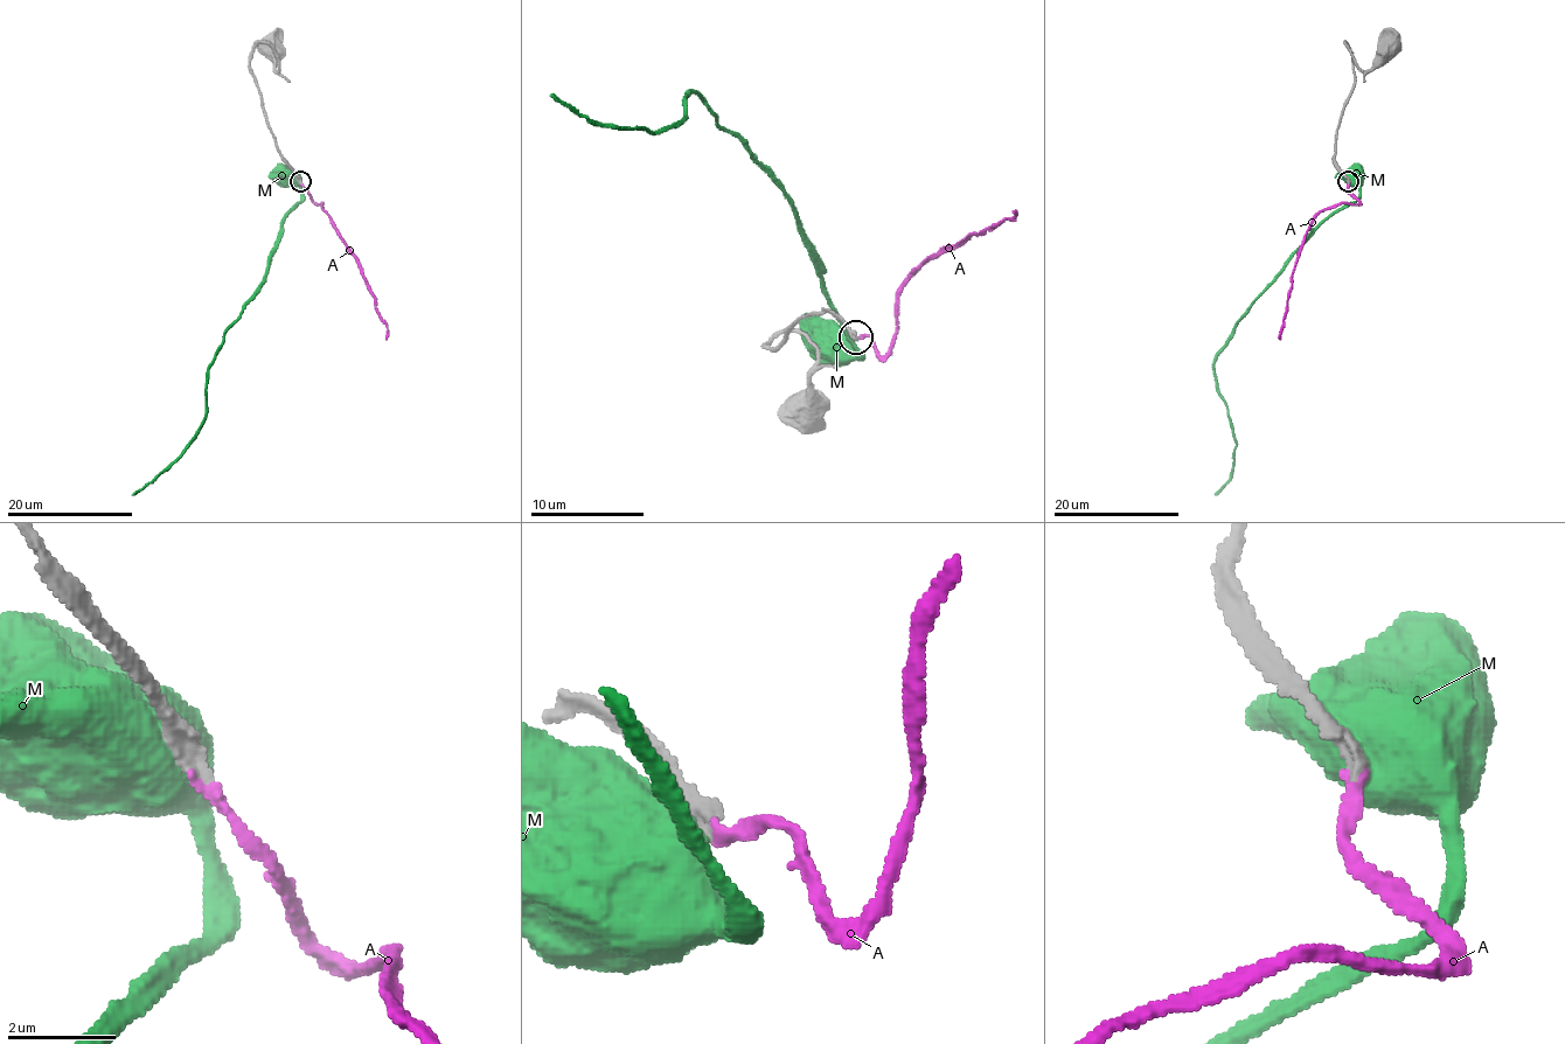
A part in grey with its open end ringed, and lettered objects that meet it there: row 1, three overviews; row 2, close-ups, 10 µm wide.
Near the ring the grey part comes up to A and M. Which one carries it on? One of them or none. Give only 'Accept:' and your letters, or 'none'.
Accept: A

